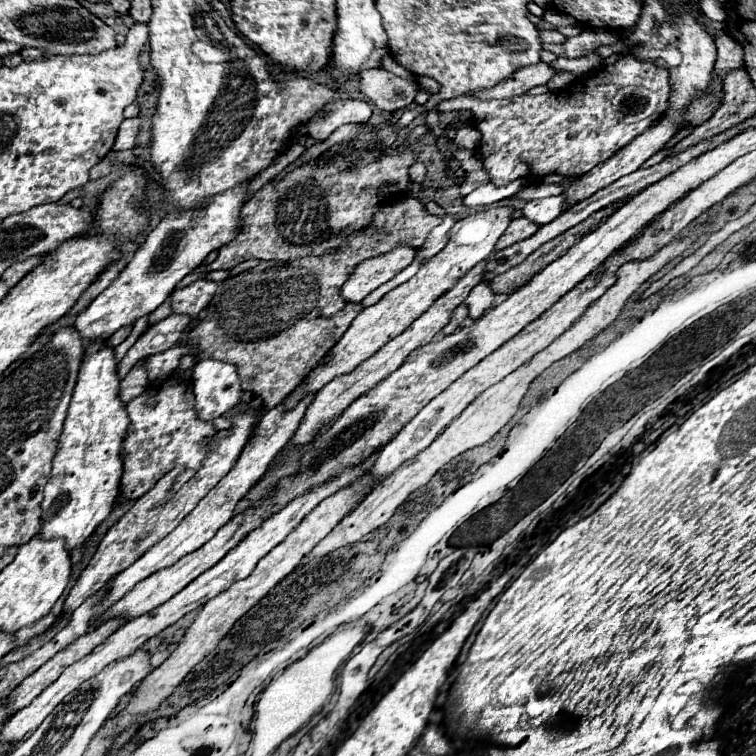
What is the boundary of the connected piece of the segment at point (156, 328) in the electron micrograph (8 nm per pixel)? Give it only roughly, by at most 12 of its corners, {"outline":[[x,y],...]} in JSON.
{"outline":[[170,314],[136,340],[118,364],[122,380],[140,358],[172,348],[188,316]]}

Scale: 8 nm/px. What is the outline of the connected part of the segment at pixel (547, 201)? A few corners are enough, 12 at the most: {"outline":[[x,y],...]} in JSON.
{"outline":[[562,194],[526,202],[524,218],[544,226],[562,214]]}

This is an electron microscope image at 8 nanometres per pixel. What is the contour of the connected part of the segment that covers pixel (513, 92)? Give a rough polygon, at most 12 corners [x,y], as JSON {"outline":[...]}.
{"outline":[[538,62],[520,68],[506,84],[474,92],[482,100],[512,98],[558,74]]}

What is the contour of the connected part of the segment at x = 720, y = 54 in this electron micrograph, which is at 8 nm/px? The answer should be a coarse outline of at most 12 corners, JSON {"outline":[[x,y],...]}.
{"outline":[[732,36],[715,38],[712,78],[744,68],[744,52]]}

